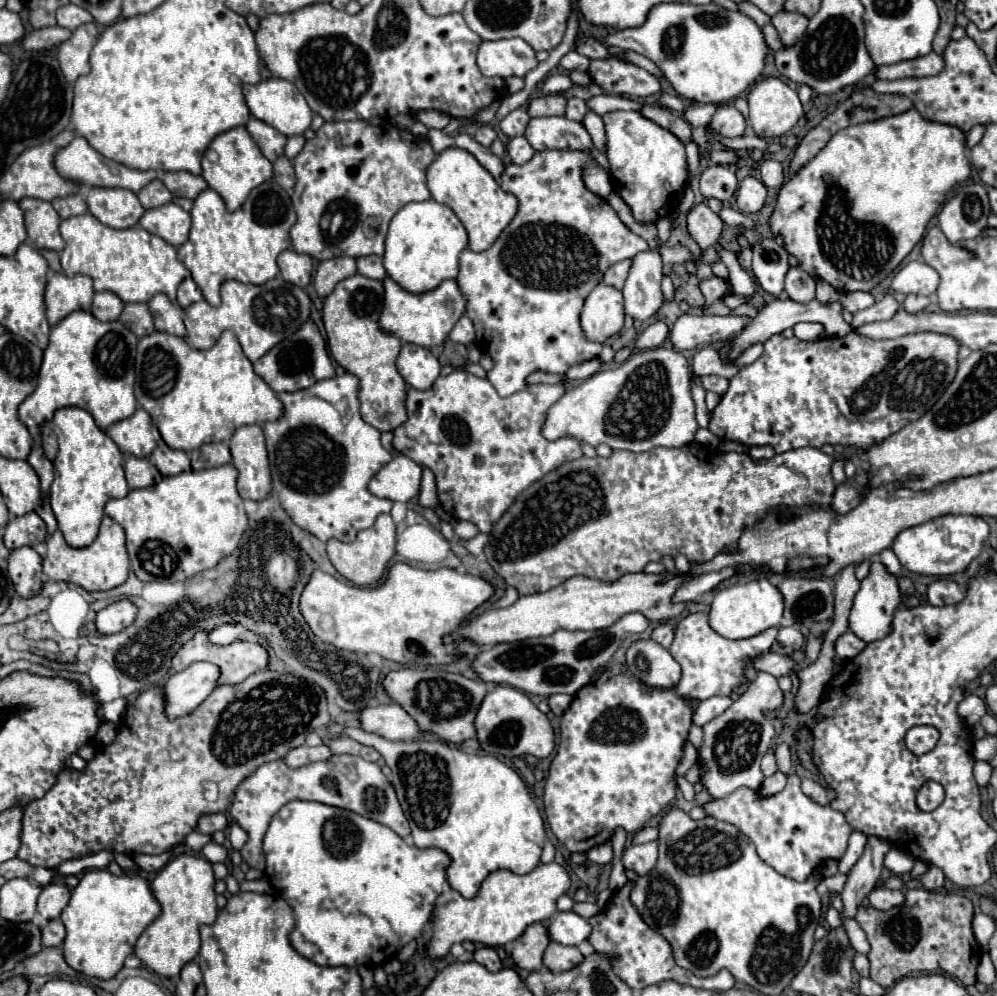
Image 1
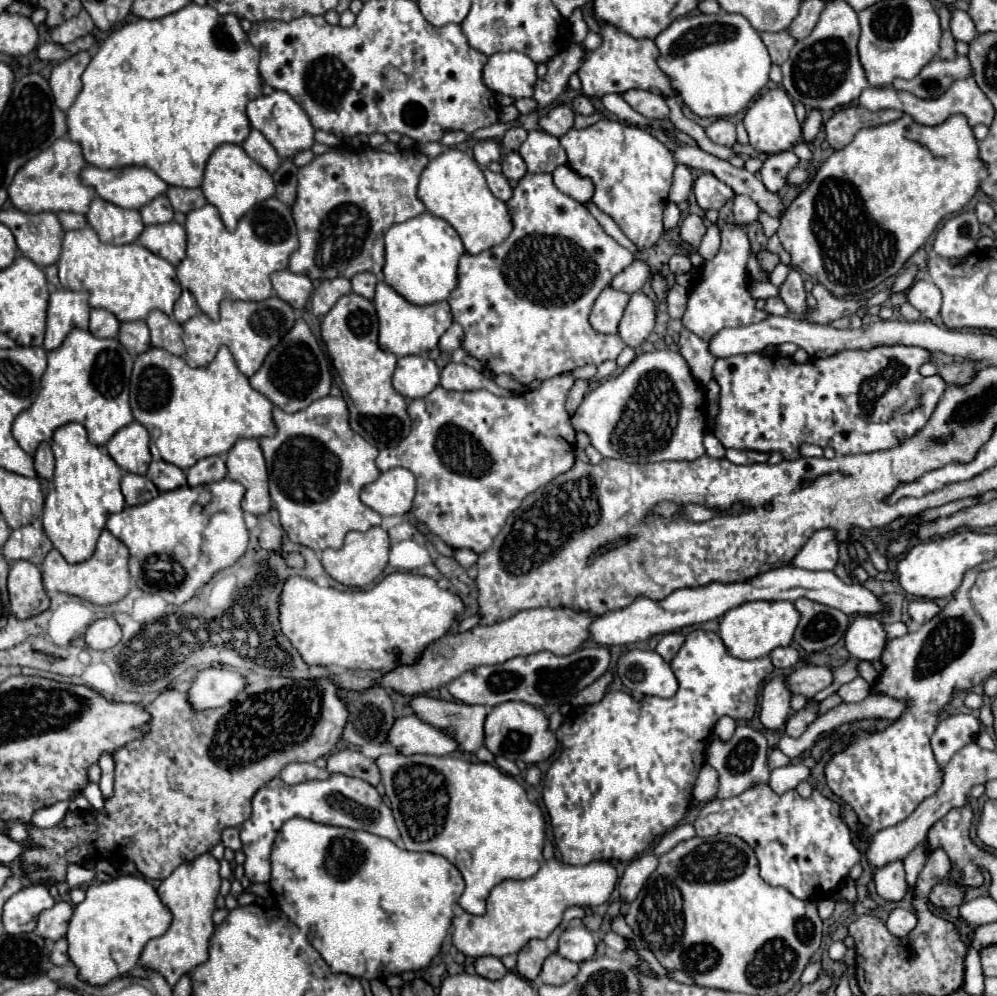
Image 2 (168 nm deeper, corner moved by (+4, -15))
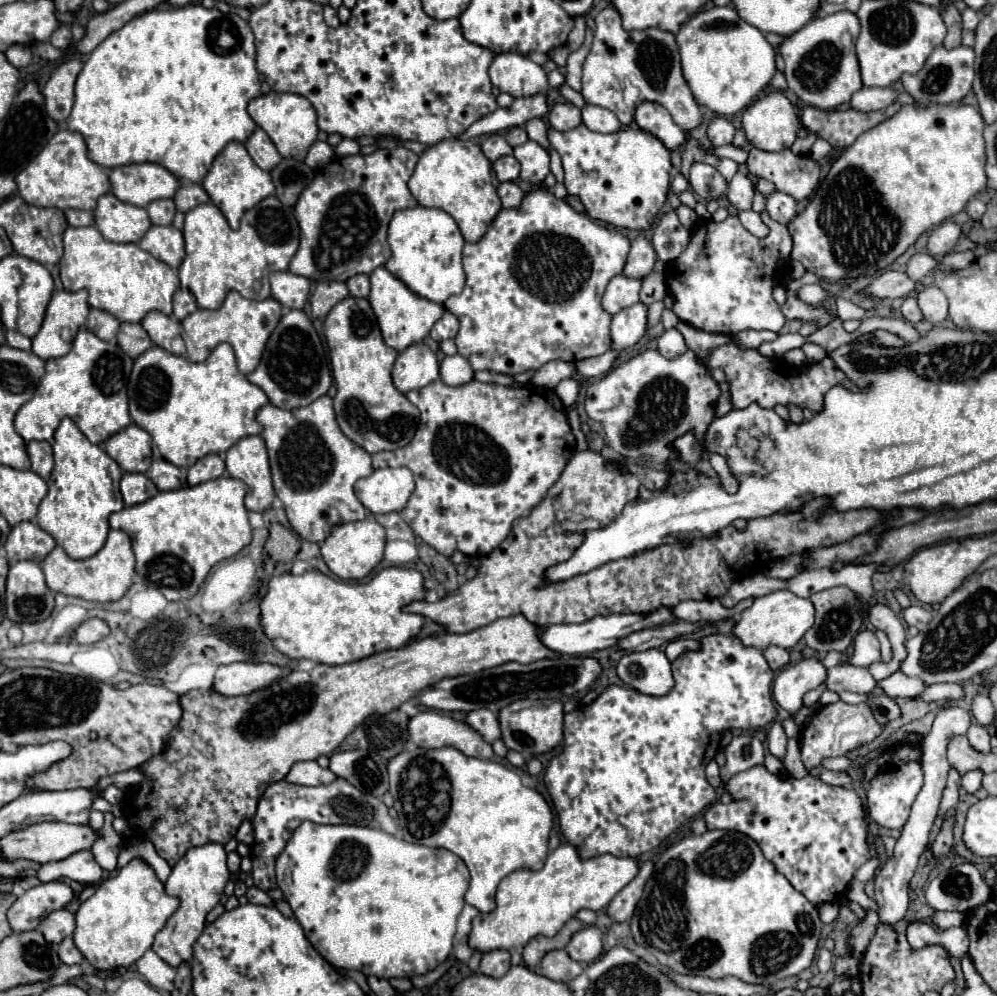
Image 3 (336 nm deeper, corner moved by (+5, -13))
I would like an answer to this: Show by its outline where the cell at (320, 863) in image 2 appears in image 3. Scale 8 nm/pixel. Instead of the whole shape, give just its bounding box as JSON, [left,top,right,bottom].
[277,822,469,980]

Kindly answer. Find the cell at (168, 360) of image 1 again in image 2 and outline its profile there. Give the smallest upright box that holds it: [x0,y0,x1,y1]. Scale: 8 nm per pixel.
[130,346,274,470]

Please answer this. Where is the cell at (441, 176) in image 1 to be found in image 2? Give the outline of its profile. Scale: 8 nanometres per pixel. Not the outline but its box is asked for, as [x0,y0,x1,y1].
[418,148,512,254]

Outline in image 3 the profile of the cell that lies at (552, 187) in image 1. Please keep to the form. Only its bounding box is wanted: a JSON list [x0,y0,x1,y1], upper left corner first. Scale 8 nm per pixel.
[443,188,631,376]

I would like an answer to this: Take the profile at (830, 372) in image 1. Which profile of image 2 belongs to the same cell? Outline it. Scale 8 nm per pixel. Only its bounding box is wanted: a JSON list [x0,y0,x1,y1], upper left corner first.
[714,346,946,460]

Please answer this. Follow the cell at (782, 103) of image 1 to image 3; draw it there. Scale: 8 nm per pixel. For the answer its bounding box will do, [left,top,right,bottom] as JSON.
[743,92,801,152]

